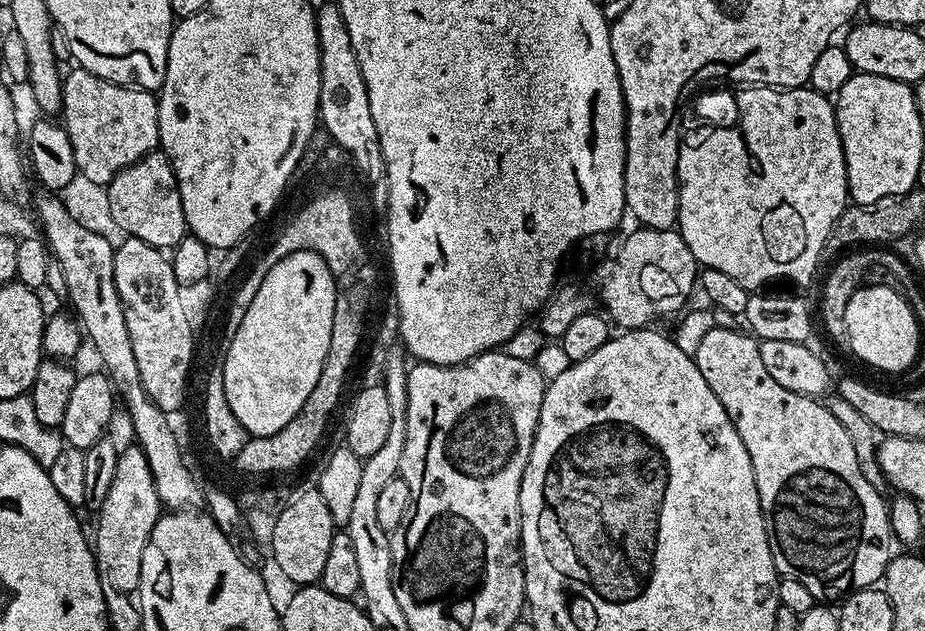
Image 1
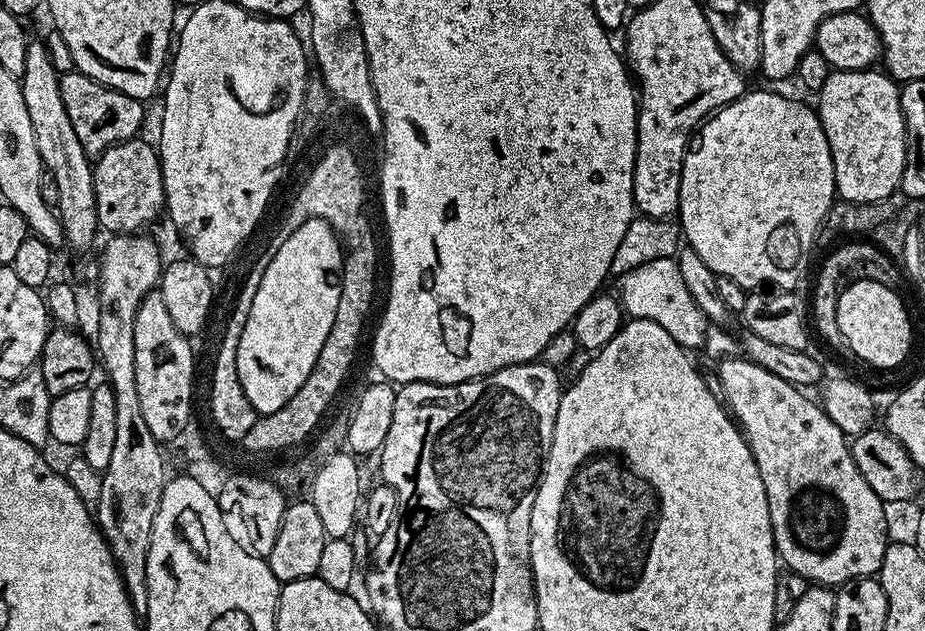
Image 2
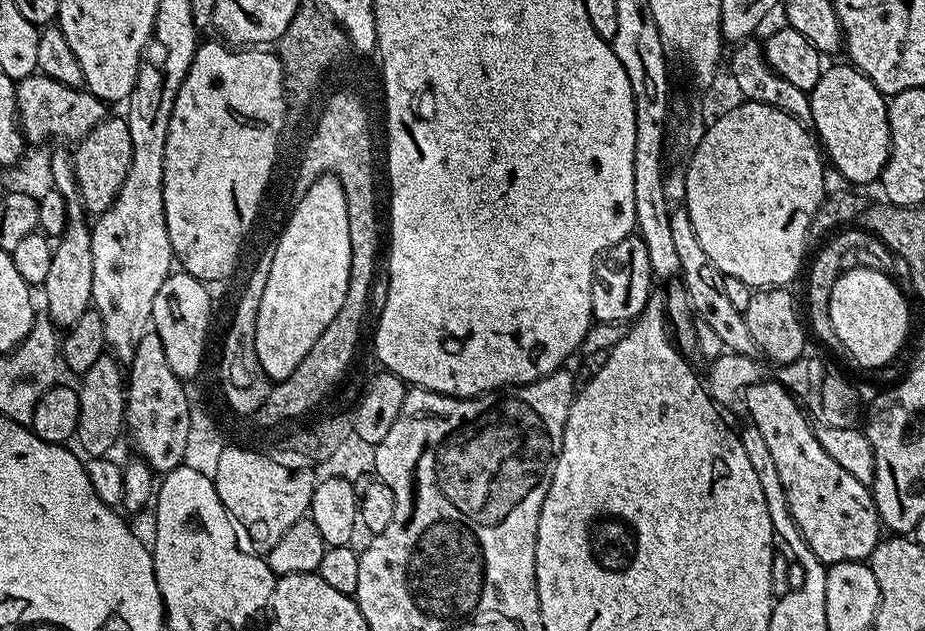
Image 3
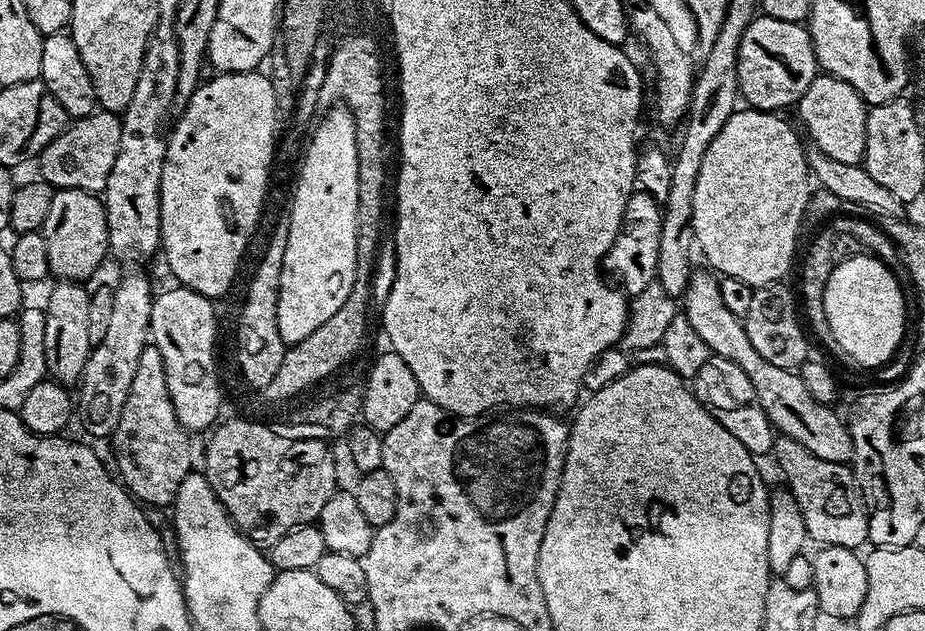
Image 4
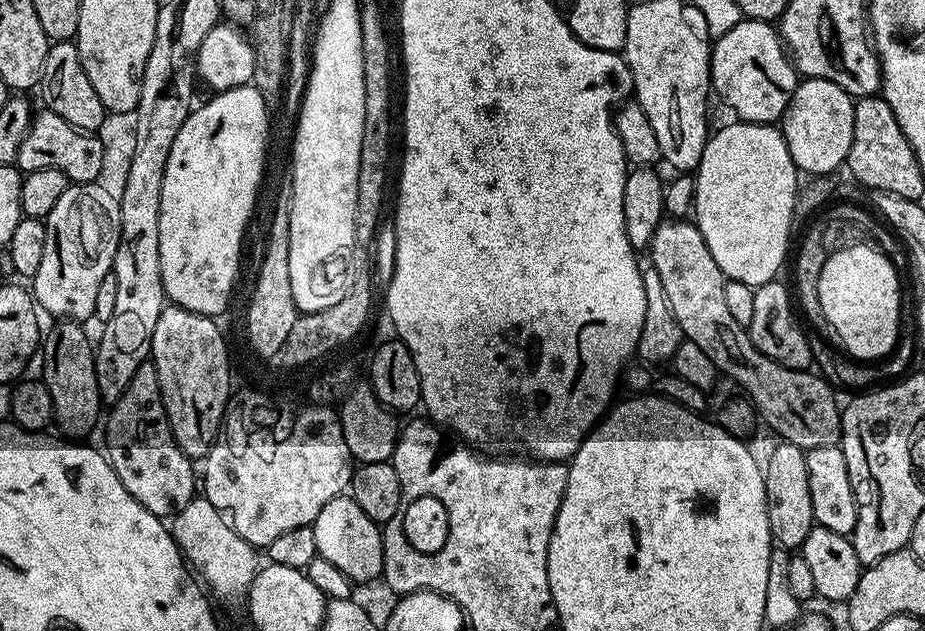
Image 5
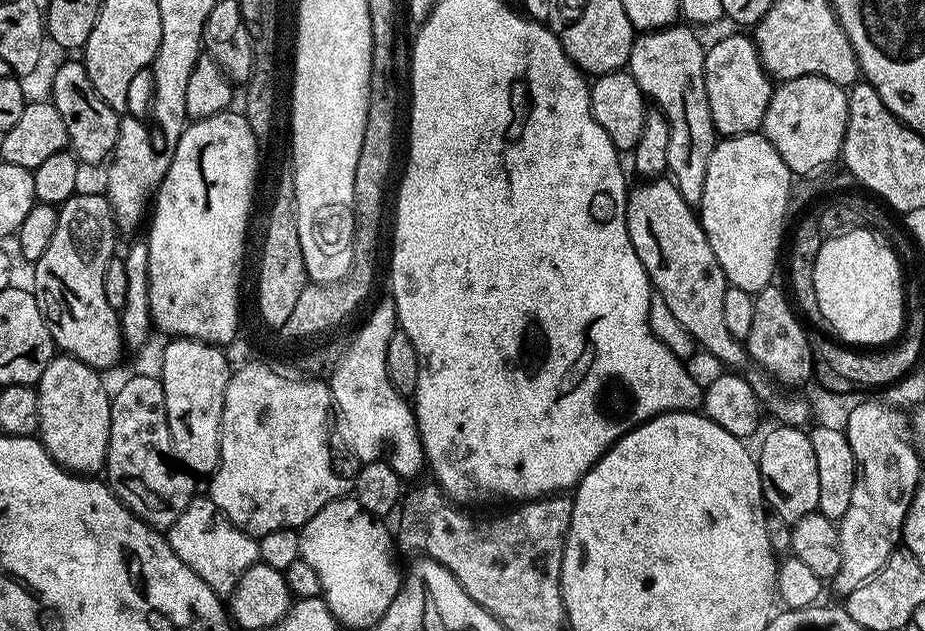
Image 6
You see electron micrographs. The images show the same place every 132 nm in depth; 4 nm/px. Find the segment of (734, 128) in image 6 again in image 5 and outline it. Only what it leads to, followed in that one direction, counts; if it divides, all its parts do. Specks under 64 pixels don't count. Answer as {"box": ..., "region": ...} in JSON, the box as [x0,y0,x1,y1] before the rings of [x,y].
{"box":[711,18,798,125],"region":[[[741,18],[734,30],[715,37],[712,50],[712,86],[711,91],[720,95],[720,100],[733,112],[735,119],[749,124],[775,125],[781,119],[794,94],[798,83],[796,65],[786,51],[786,45],[780,39],[779,31],[767,20],[749,20]]]}

